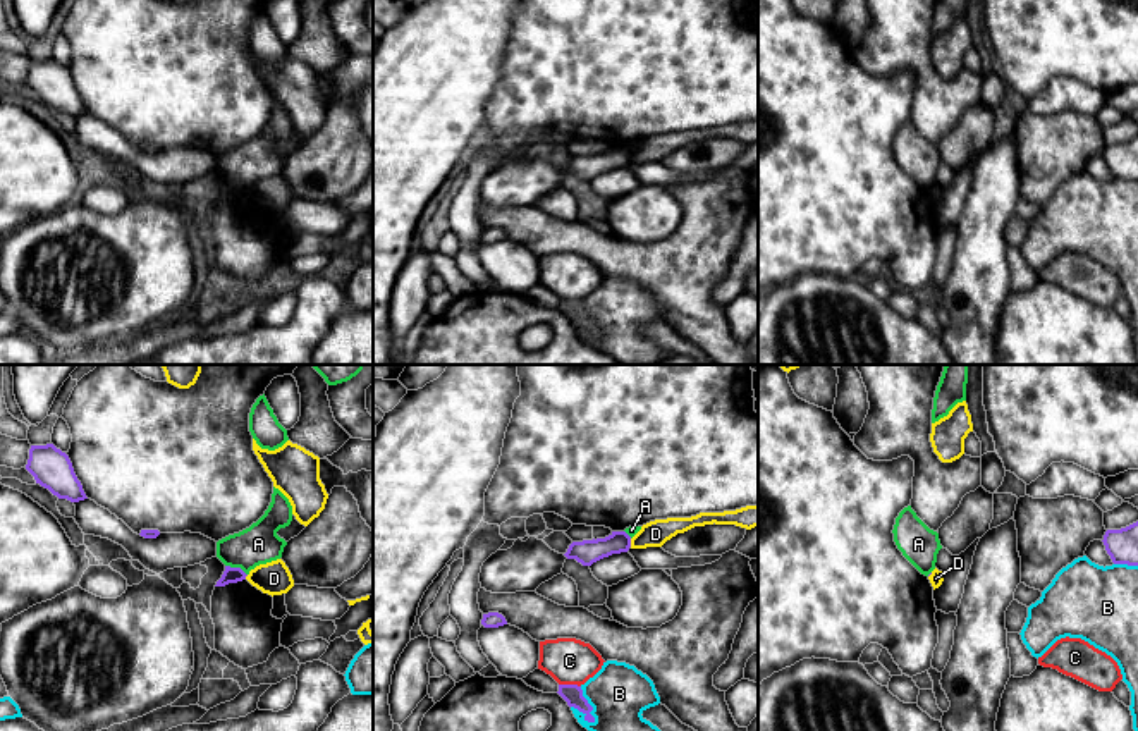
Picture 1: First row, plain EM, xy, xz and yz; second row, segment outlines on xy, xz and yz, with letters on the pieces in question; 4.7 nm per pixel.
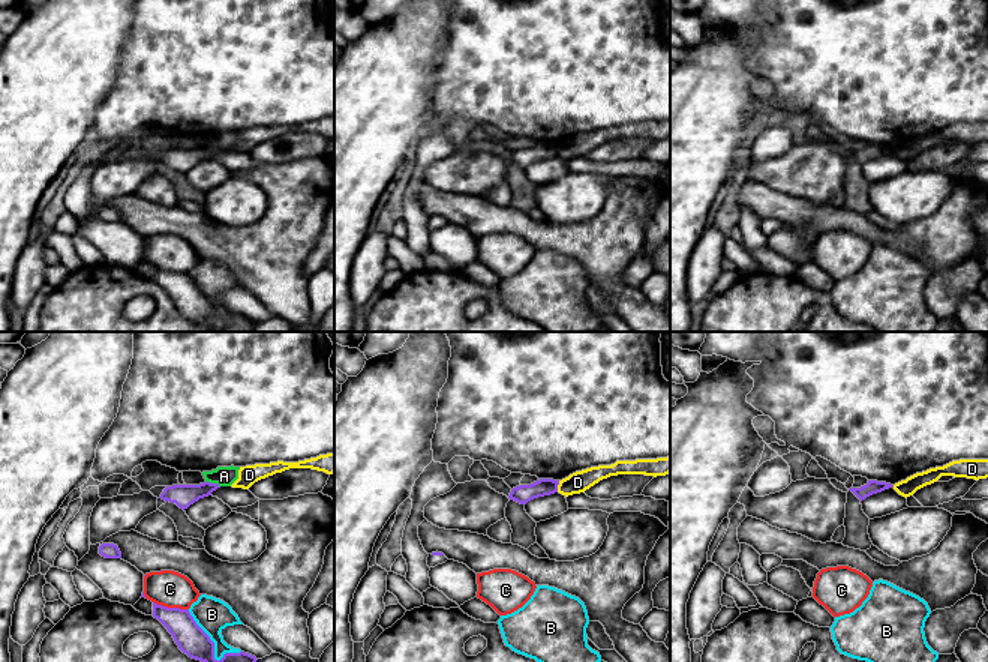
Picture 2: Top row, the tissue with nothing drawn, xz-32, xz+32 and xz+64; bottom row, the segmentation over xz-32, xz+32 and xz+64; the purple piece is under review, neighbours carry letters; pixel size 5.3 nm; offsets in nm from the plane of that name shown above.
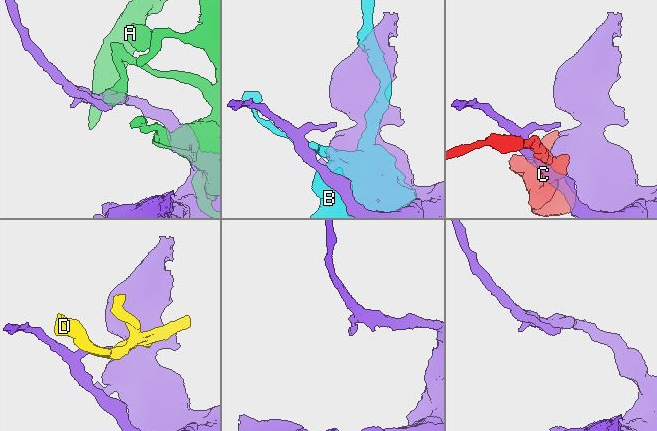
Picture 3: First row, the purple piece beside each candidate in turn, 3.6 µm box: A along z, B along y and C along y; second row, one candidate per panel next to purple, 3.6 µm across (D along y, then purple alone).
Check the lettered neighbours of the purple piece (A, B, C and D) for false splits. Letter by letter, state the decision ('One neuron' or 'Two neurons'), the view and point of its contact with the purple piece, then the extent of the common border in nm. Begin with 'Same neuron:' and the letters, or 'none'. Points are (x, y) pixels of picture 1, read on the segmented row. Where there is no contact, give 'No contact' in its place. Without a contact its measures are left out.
Same neuron: none
A: Two neurons. Touches purple at xy (236, 568). Shared border 120 nm
B: Two neurons. Touches purple at xz (590, 706). Shared border 190 nm
C: Two neurons. Touches purple at xz (569, 685). Shared border 110 nm
D: Two neurons. Touches purple at xz (630, 542). Shared border 40 nm

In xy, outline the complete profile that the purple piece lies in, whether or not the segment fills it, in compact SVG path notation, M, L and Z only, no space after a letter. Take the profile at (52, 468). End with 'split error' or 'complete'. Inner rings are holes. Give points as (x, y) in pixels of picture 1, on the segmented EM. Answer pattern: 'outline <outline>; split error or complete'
outline M53 444L31 445L26 470L36 483L48 488L58 499L79 502L88 499L65 452Z; complete

